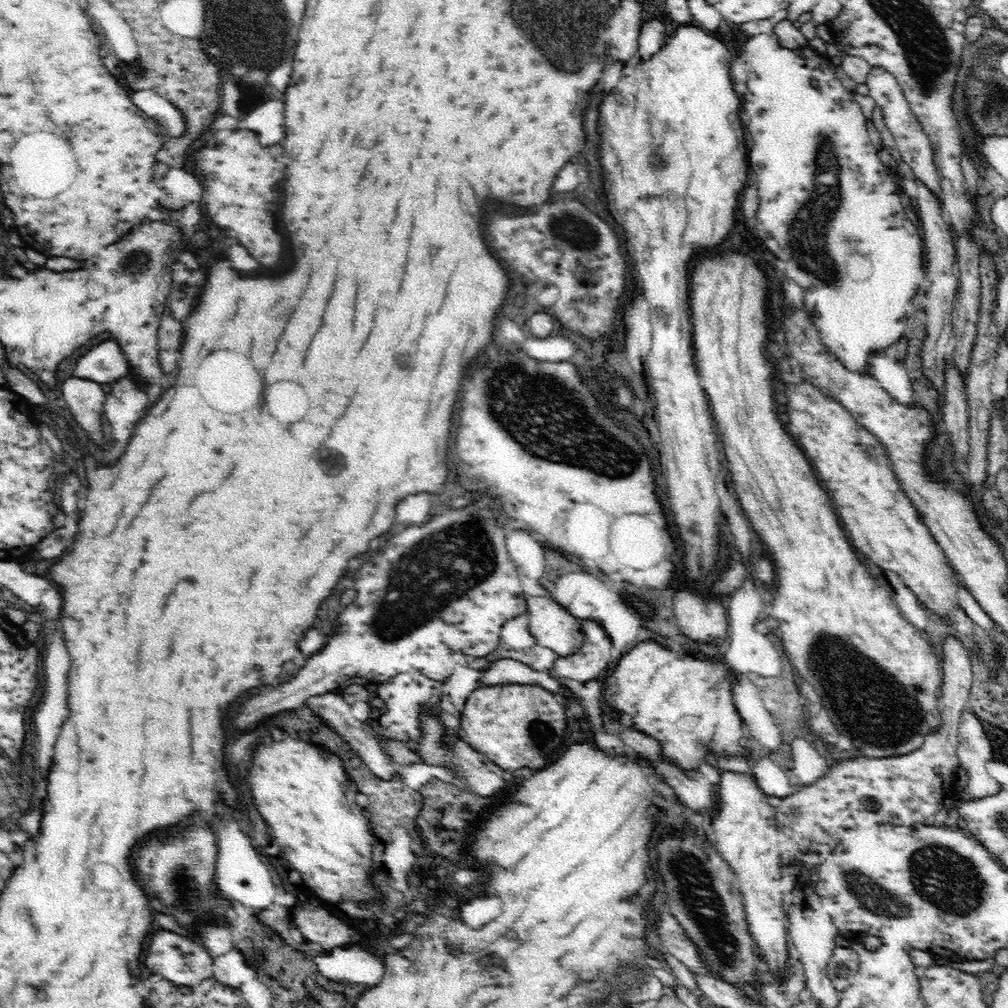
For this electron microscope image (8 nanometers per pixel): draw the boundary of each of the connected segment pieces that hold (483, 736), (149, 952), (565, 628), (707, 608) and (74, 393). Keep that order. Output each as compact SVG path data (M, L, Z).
M500 684L470 692L462 710L460 726L461 738L500 768L536 770L560 754L568 722L564 706L548 690L526 684Z
M154 930L142 954L142 962L150 972L156 972L177 985L196 986L202 979L213 978L213 968L217 960L218 958L212 956L199 940L190 936L184 938L168 930Z
M522 593L522 597L528 604L526 622L538 645L564 656L581 644L581 621L571 616L561 604L546 596Z
M686 588L676 592L673 608L677 629L688 638L715 643L727 637L729 612L720 602Z
M83 377L64 378L60 384L62 398L72 414L74 424L88 436L88 440L96 446L104 446L102 438L103 404L105 403L104 390L100 383L84 379Z

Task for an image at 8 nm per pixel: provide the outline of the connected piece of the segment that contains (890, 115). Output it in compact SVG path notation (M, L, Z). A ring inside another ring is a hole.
M872 67L865 84L868 86L869 96L875 100L876 106L882 109L886 127L894 136L895 146L893 152L897 156L901 156L902 160L911 166L916 178L920 179L936 195L939 202L942 202L939 197L939 192L941 191L939 176L934 166L930 141L922 131L920 122L910 110L910 105L904 98L904 93L902 93L902 88L900 88L898 81L888 70L884 70L881 67Z

